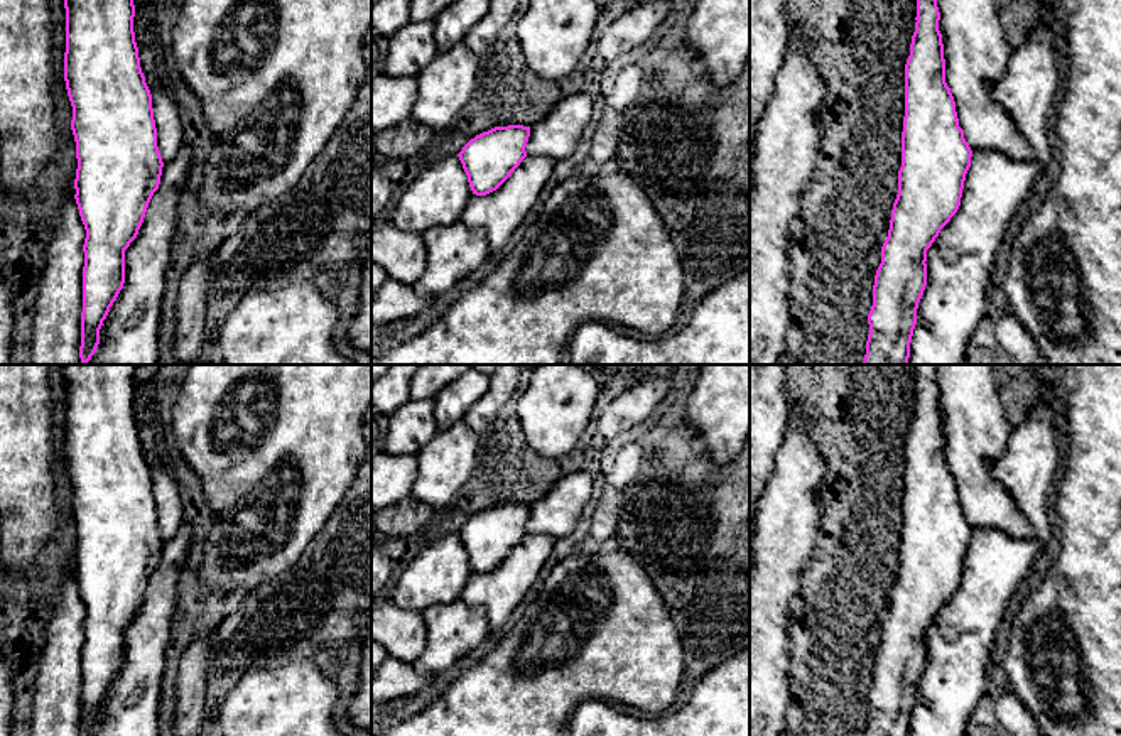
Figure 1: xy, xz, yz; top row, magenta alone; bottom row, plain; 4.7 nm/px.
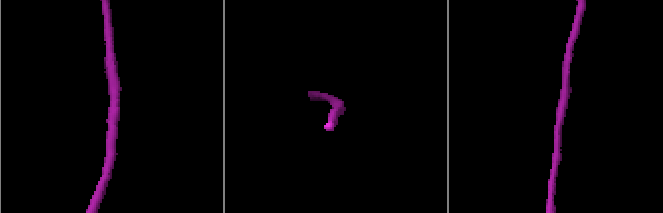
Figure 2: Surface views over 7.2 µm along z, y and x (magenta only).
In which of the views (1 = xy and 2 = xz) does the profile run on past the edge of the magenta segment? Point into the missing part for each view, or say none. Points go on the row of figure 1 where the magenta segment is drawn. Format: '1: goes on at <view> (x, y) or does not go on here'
1: does not go on here
2: does not go on here

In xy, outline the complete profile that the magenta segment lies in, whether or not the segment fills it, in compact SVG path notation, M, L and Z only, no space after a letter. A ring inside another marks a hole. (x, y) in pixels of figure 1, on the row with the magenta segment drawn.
M64 0L64 81L73 106L76 142L74 199L86 230L83 245L81 365L100 344L100 329L125 284L125 250L137 238L149 203L159 189L162 157L157 147L152 95L140 68L133 32L133 0Z

